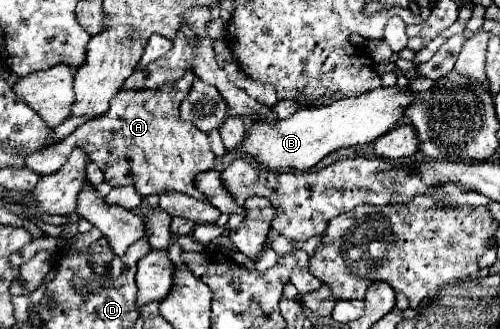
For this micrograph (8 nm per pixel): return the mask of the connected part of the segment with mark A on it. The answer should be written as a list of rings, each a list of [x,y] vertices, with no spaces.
[[[192,70],[186,71],[184,77],[174,85],[163,85],[157,89],[120,91],[110,99],[110,109],[78,127],[70,137],[54,147],[52,151],[70,151],[70,145],[86,143],[88,155],[102,169],[106,183],[112,187],[134,185],[136,191],[146,195],[162,195],[166,191],[176,191],[190,195],[200,201],[208,201],[196,189],[196,177],[202,171],[210,171],[216,163],[216,155],[210,149],[208,135],[196,131],[192,123],[180,119],[180,103],[188,95],[195,78]]]

